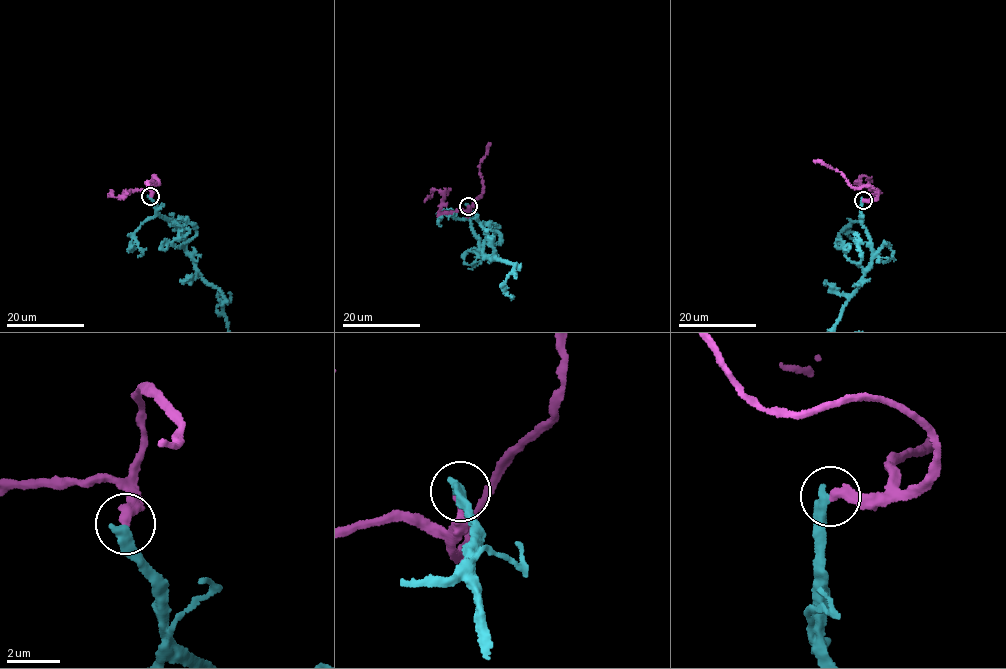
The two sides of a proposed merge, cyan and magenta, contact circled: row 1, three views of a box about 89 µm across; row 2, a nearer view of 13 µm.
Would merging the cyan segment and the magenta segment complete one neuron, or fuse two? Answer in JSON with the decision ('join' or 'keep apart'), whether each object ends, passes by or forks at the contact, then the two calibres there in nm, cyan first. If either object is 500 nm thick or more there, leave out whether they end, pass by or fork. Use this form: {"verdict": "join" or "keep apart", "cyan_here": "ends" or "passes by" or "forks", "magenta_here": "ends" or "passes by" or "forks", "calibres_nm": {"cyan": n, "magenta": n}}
{"verdict": "join", "cyan_here": "ends", "magenta_here": "ends", "calibres_nm": {"cyan": 400, "magenta": 360}}

